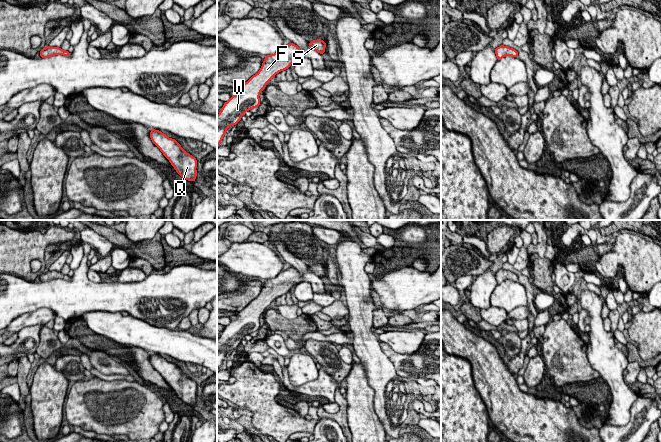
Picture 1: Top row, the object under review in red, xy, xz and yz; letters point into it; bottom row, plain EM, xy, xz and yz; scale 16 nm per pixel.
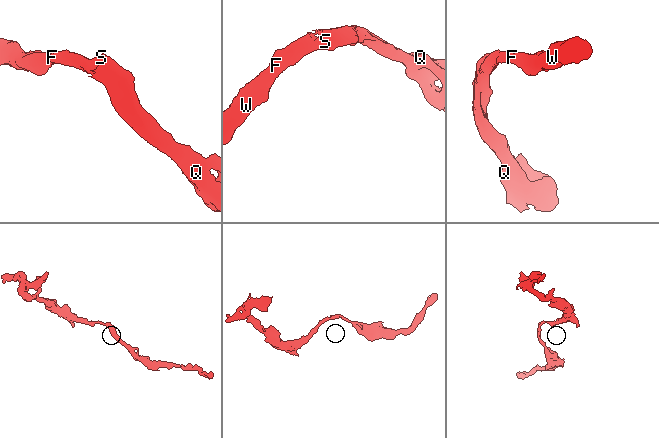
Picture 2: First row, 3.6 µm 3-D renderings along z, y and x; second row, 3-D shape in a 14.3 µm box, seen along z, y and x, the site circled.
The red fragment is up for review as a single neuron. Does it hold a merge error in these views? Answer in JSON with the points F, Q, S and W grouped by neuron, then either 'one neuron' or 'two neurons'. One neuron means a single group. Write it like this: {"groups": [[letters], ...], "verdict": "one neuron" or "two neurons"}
{"groups": [["F", "Q", "S", "W"]], "verdict": "one neuron"}

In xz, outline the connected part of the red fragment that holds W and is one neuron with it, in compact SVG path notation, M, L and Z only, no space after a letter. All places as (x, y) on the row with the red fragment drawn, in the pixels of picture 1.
M290 43L275 54L267 55L261 69L237 89L237 94L225 102L217 115L217 146L220 145L227 128L236 125L246 111L260 105L259 95L274 76L290 67L294 60L302 58L300 48Z

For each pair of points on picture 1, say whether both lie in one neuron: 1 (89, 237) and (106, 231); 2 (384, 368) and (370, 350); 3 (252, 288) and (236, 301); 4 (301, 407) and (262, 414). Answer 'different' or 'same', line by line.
1: different
2: same
3: same
4: different

